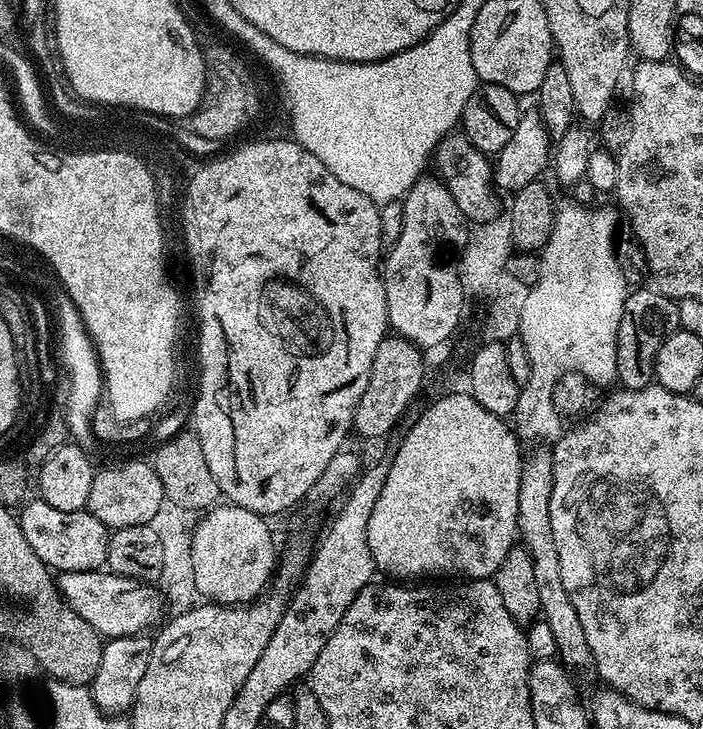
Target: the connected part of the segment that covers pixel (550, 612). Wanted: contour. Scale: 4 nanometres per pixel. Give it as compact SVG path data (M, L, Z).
M551 451L536 452L527 457L522 466L522 482L518 486L518 533L519 543L530 554L534 562L534 579L537 580L538 598L542 620L549 624L550 631L554 634L556 651L559 659L569 669L589 667L592 664L592 651L590 644L586 642L586 634L582 631L582 622L578 622L578 612L574 610L574 602L570 602L570 594L566 594L566 586L562 586L562 566L558 563L558 546L554 546L554 530L550 530L550 494L554 486L554 474L552 473Z

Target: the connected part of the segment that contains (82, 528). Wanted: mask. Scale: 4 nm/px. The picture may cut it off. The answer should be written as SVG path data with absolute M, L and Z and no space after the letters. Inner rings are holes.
M32 498L19 509L18 519L26 542L30 542L30 550L34 550L34 554L38 554L38 558L42 558L42 562L51 568L53 573L94 572L107 565L110 530L98 518L94 518L91 512L87 510L78 512L54 510L54 506L50 506L46 501Z

